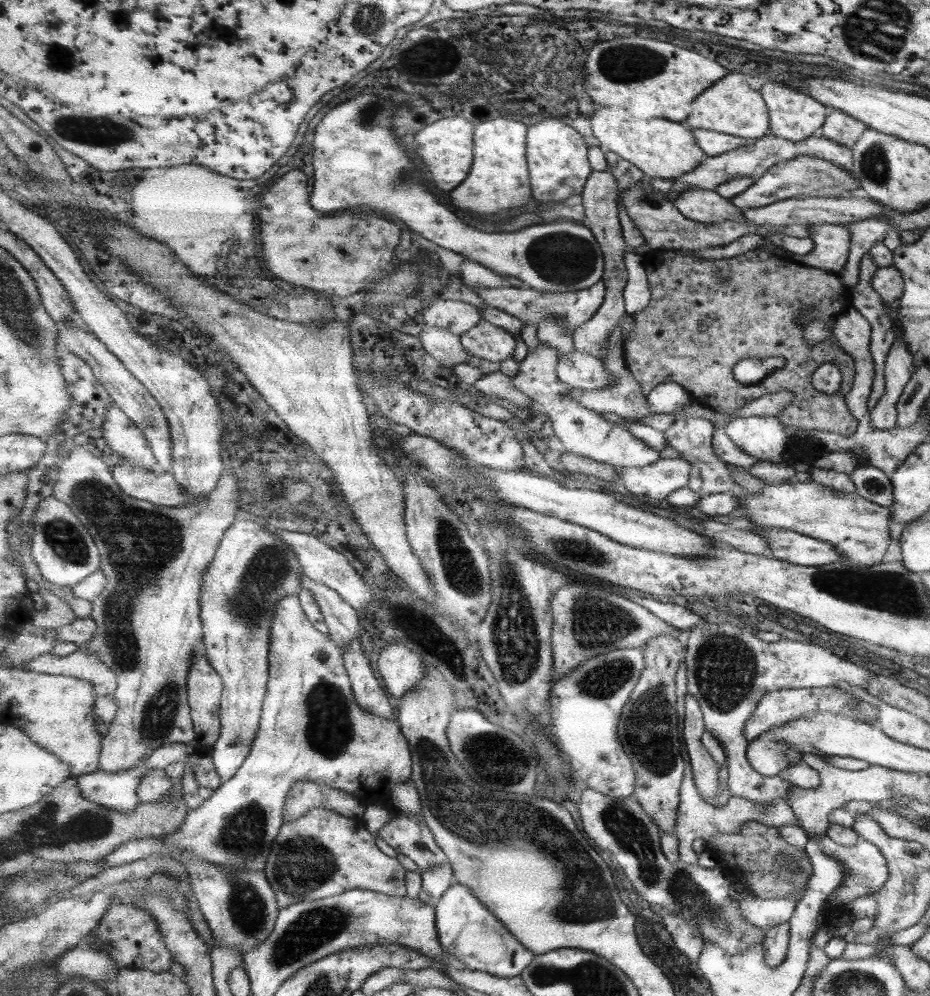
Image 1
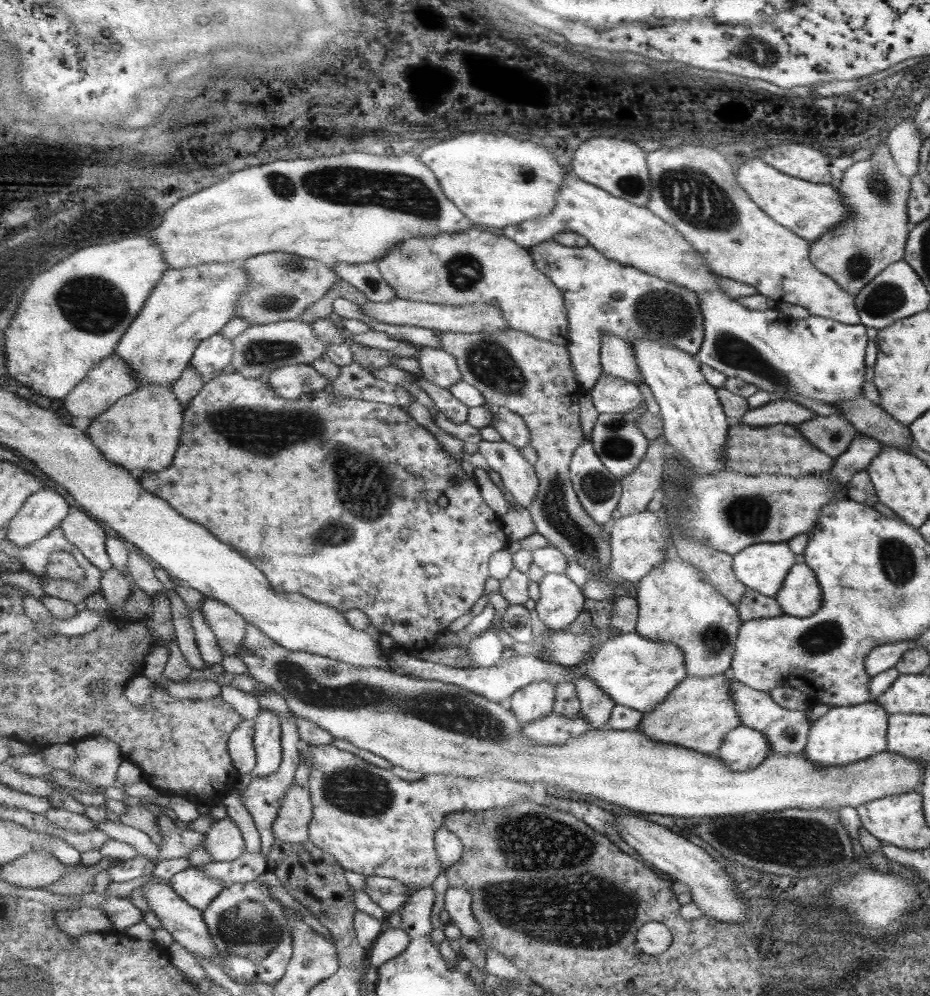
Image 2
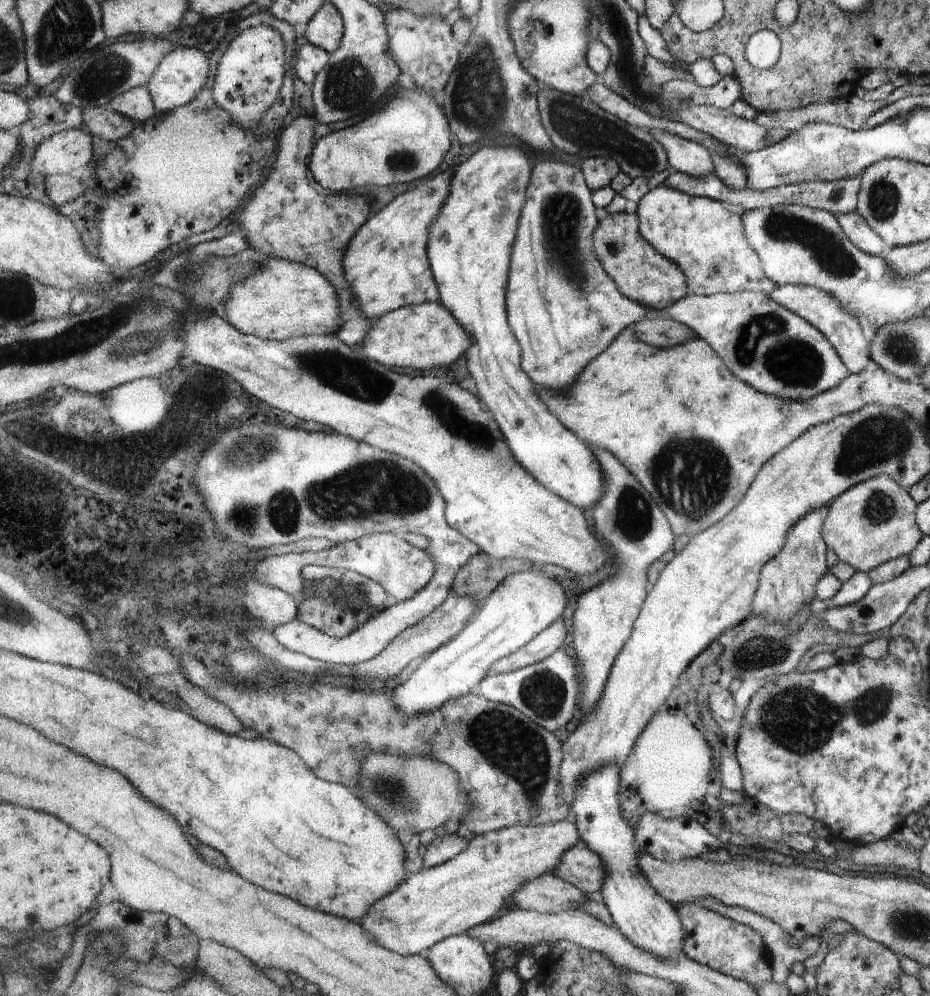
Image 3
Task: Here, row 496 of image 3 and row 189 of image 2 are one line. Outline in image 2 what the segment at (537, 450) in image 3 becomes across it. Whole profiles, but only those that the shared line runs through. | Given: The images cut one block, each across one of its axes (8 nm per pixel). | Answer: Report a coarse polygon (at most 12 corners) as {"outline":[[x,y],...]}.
{"outline":[[567,173],[551,214],[576,232],[694,290],[697,361],[776,399],[862,394],[865,327],[749,310],[671,223]]}

